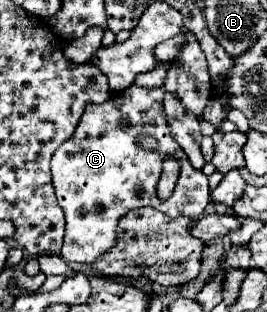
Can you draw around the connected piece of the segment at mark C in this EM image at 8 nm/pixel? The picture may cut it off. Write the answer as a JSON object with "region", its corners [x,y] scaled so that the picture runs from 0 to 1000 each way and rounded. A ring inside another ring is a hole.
{"region":[[[704,103],[704,141],[682,154],[682,173],[712,179],[712,186],[689,186],[689,212],[704,212],[704,224],[674,218],[667,205],[644,205],[599,282],[487,276],[464,295],[419,301],[412,321],[382,333],[330,333],[270,442],[247,449],[202,487],[195,590],[210,609],[217,647],[247,686],[247,756],[225,808],[247,840],[337,846],[367,821],[397,814],[404,795],[427,795],[442,705],[502,667],[599,660],[599,679],[614,679],[637,699],[712,692],[727,705],[749,699],[757,679],[772,673],[787,641],[779,571],[764,564],[764,551],[734,545],[704,519],[704,500],[689,494],[689,481],[674,481],[674,468],[644,442],[614,378],[614,340],[607,340],[614,301],[652,295],[652,301],[674,301],[674,327],[719,365],[749,372],[779,333],[779,314],[794,308],[794,269],[787,269],[764,167],[749,160],[749,141],[712,103]],[[532,429],[584,436],[599,455],[599,481],[547,487],[517,474],[509,449]],[[614,494],[644,494],[682,532],[659,609],[622,647],[607,647],[584,628],[584,590],[599,577]],[[524,596],[539,596],[532,635],[517,628]],[[345,724],[375,724],[375,750],[360,750],[360,731]]]}

